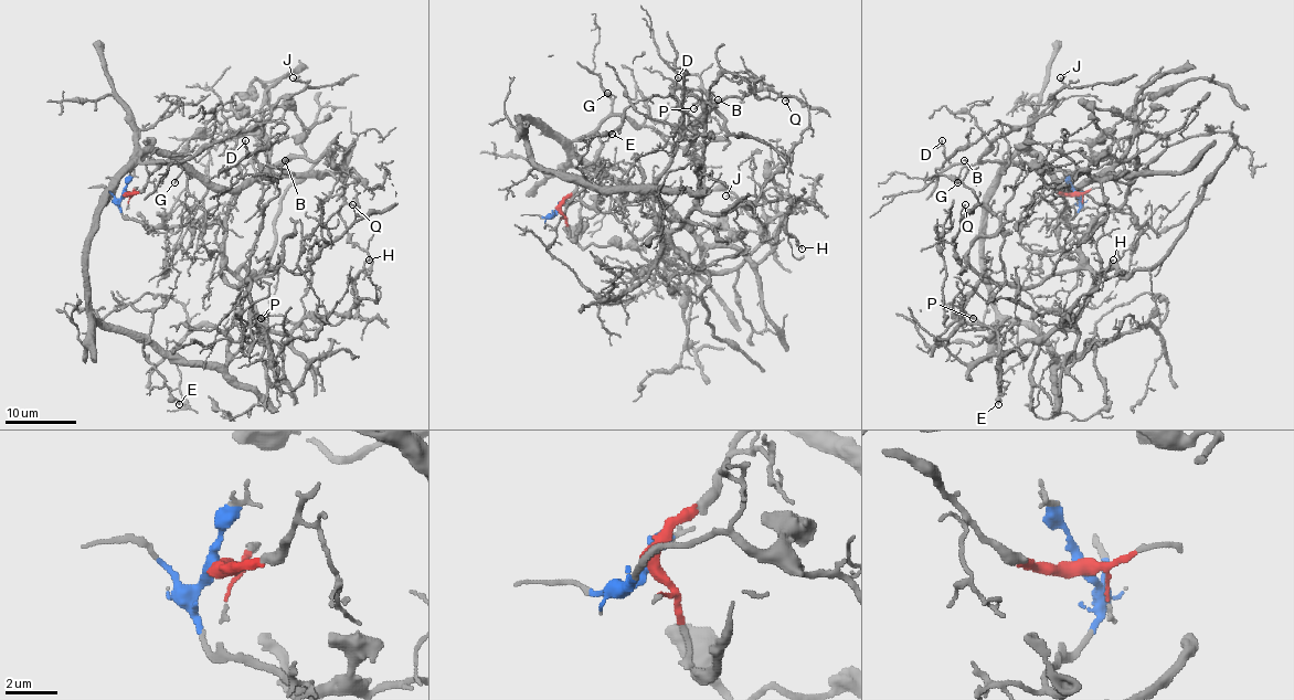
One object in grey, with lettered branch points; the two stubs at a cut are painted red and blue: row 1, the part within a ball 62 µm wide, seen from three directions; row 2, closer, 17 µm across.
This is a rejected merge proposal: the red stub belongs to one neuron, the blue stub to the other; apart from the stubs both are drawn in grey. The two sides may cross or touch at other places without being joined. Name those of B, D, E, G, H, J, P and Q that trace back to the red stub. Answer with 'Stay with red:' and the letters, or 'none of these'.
Stay with red: D, E, G, J

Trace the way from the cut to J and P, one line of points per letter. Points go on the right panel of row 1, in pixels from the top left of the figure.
J: (1074, 193), (1060, 193), (1026, 163), (979, 160), (992, 142), (1054, 105), (1060, 78)
P: (1074, 193), (1067, 227), (1102, 224), (1088, 229), (1079, 263), (1037, 284), (982, 283), (961, 315), (973, 318)

